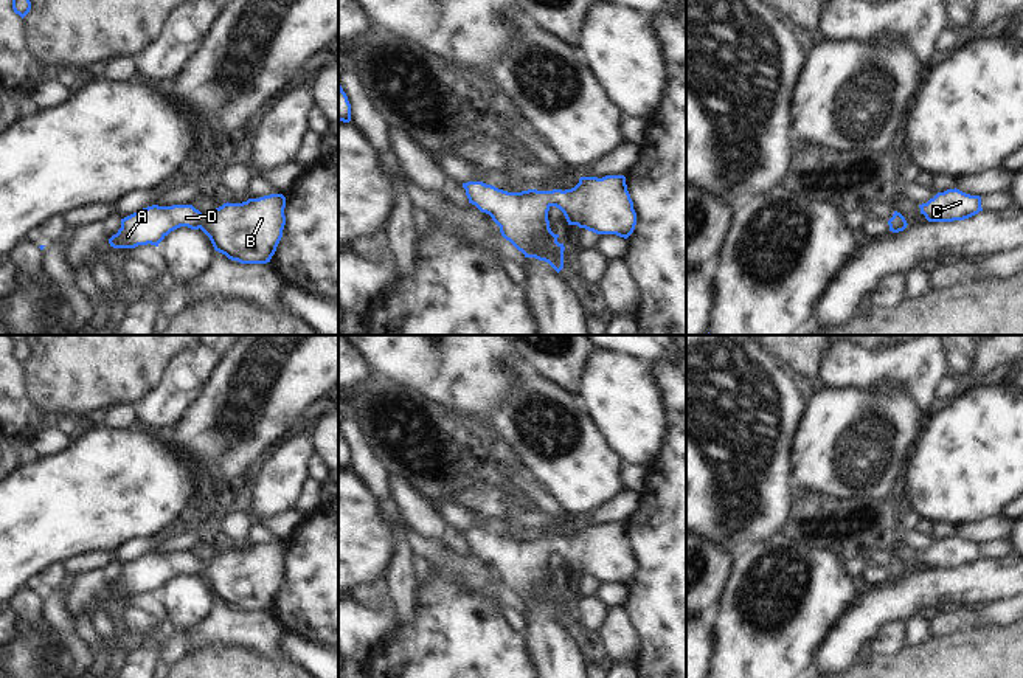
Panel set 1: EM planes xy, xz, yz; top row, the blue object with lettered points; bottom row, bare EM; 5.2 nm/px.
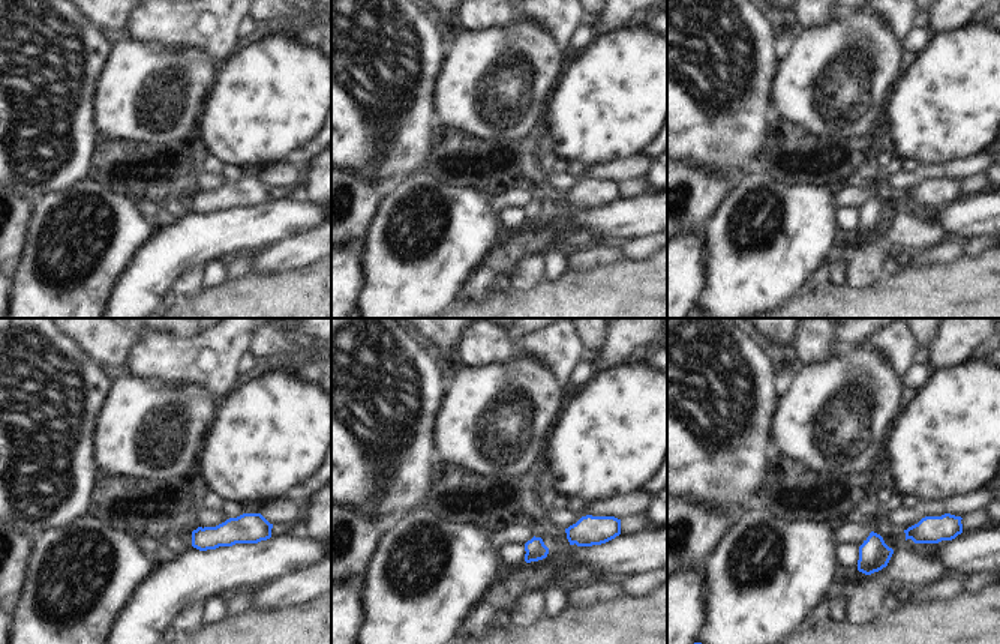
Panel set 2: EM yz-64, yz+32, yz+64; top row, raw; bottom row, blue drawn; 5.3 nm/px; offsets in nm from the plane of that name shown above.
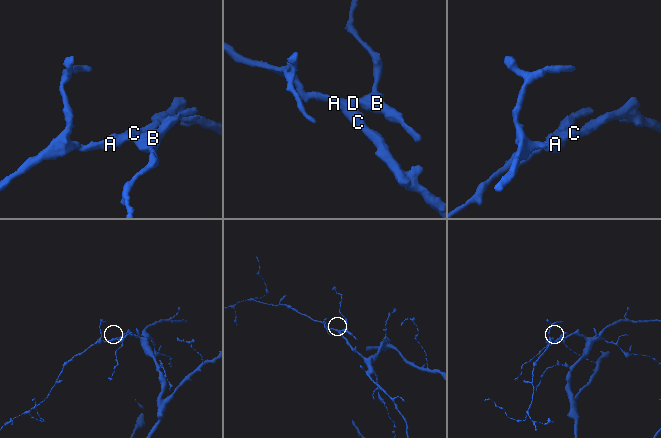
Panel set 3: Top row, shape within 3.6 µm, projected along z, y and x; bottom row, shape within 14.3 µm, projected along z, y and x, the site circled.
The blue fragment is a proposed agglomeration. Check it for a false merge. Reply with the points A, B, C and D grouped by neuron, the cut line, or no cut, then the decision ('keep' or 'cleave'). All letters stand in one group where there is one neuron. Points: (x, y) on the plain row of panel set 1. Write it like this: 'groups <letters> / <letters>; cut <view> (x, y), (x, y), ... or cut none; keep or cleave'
groups A B C D; cut none; keep

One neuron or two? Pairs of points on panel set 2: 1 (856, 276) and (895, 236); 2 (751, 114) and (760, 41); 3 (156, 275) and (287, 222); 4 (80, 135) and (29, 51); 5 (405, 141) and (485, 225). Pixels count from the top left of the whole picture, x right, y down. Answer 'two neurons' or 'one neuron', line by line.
1: one neuron
2: one neuron
3: one neuron
4: one neuron
5: two neurons

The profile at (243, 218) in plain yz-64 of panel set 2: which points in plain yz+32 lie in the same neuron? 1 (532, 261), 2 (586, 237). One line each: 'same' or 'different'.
1: different
2: different

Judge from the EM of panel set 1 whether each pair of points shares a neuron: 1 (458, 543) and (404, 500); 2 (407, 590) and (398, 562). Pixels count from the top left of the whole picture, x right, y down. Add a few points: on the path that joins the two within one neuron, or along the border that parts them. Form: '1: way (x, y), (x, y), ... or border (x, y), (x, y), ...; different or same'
1: way (444, 532), (418, 511); same
2: way (401, 584), (399, 568); same

